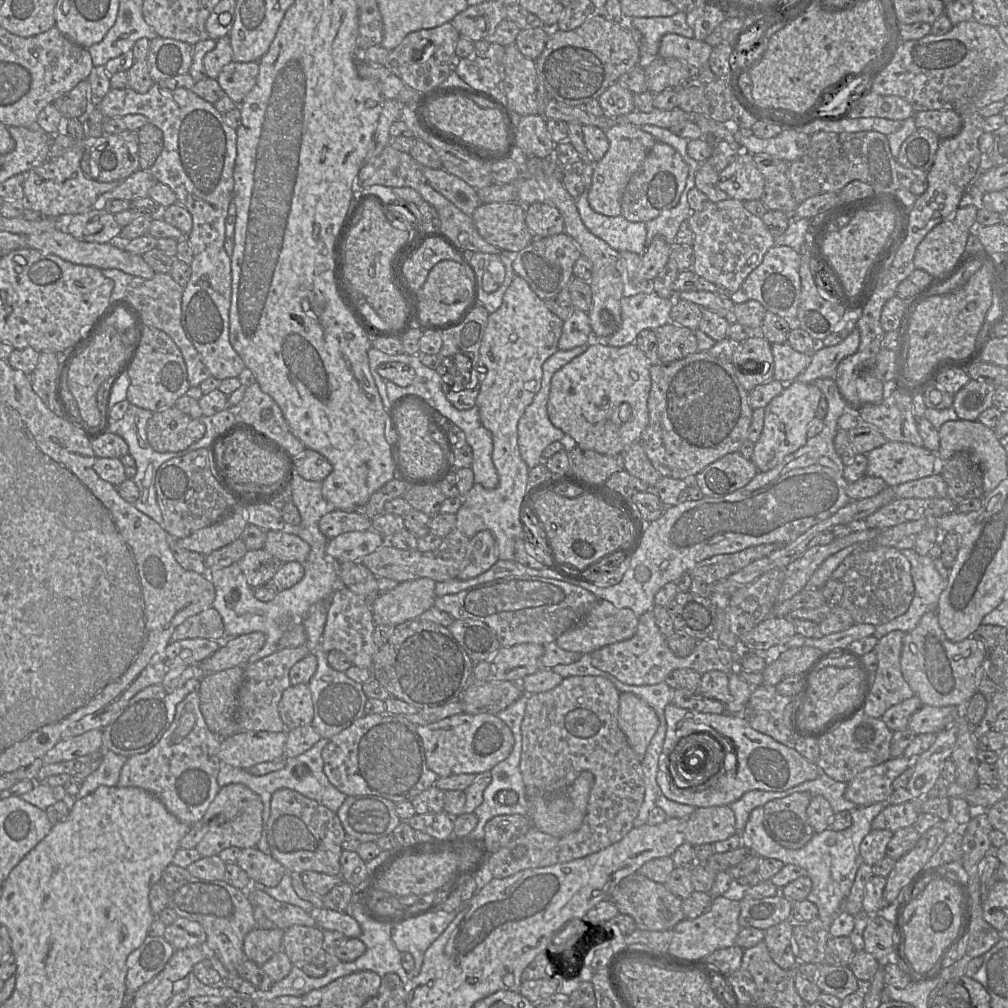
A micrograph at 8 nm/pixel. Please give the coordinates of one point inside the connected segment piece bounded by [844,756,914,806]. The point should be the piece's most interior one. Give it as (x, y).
(872, 785)

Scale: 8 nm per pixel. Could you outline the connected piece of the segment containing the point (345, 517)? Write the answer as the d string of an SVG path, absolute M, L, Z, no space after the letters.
M331 509L319 521L320 531L331 540L343 533L371 529L372 522L364 514L356 511Z

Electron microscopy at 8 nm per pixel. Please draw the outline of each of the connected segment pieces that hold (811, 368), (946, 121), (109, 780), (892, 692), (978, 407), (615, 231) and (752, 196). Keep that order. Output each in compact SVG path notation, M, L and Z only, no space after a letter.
M854 327L849 336L835 346L827 347L822 346L822 342L818 343L810 365L797 376L797 381L814 383L817 379L835 379L840 362L858 350L860 333L858 328Z
M952 110L915 112L913 117L917 128L929 129L940 139L954 137L962 129L960 114Z
M102 750L102 751L103 751L103 761L102 761L101 765L99 766L99 768L96 771L94 771L92 774L90 774L89 776L87 776L84 779L83 785L82 785L80 791L78 792L78 794L74 797L70 797L70 795L68 795L68 793L67 793L67 798L63 799L67 803L67 807L69 808L69 811L72 808L75 800L83 798L83 797L93 793L98 787L100 787L100 786L109 786L109 787L118 786L121 769L129 757L126 757L126 756L123 756L120 754L116 754L115 752L113 752L111 750Z
M899 630L891 631L874 648L878 668L863 710L868 716L881 718L890 707L914 696L901 673L900 657L905 634Z
M971 379L955 395L953 408L961 420L975 421L986 409L993 406L995 387Z
M594 164L583 165L584 191L576 200L576 207L586 228L618 252L629 251L642 255L646 246L646 223L631 222L623 215L609 217L595 212L589 205L588 194L592 184Z
M742 150L719 173L718 186L730 198L747 201L760 200L764 192L764 178L753 159L753 154Z

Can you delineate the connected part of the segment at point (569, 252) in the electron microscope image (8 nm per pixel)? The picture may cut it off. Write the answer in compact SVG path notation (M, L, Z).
M565 232L544 238L535 238L527 247L512 255L514 273L523 278L535 294L548 300L567 288L573 276L573 267L582 253Z

